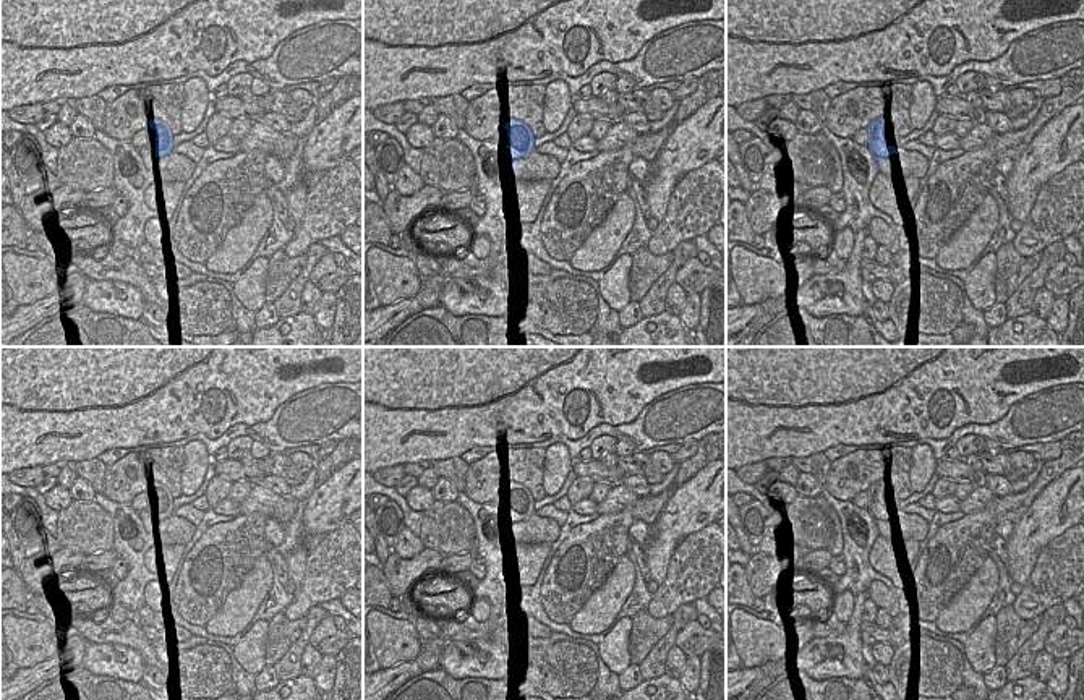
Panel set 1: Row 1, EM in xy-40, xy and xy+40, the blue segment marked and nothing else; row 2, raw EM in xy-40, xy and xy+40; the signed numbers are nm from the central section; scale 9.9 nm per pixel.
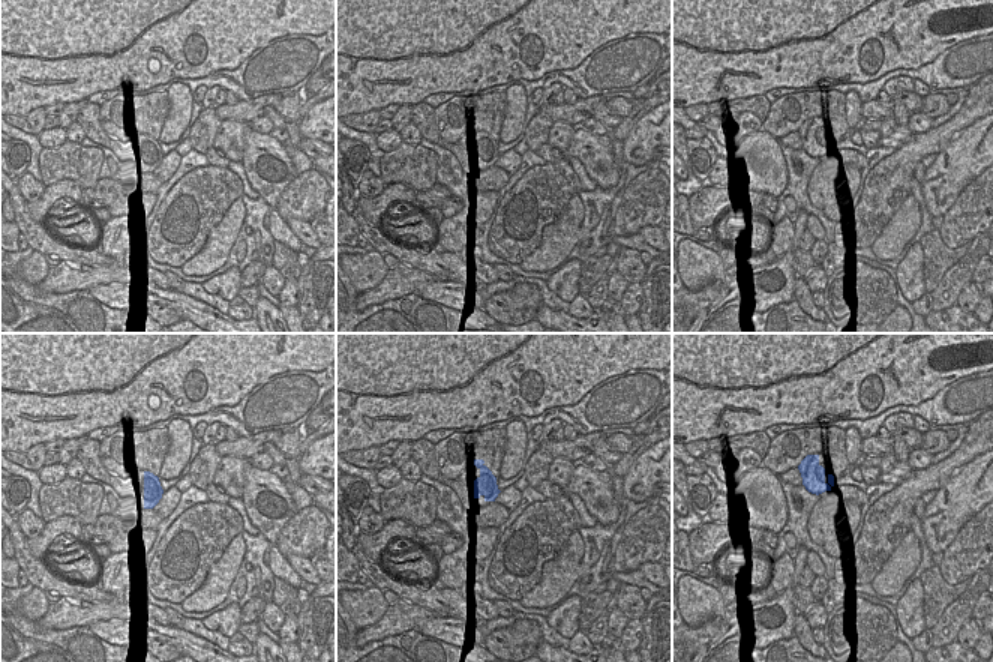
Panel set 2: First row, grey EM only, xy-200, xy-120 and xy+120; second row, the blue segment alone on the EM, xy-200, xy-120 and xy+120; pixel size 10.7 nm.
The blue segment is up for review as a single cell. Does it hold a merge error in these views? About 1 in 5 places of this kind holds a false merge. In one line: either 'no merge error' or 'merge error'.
no merge error

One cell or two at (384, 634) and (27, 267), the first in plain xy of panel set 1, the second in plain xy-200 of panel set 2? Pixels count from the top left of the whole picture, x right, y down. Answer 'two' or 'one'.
one

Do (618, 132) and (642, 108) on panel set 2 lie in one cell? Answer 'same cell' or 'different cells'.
same cell

